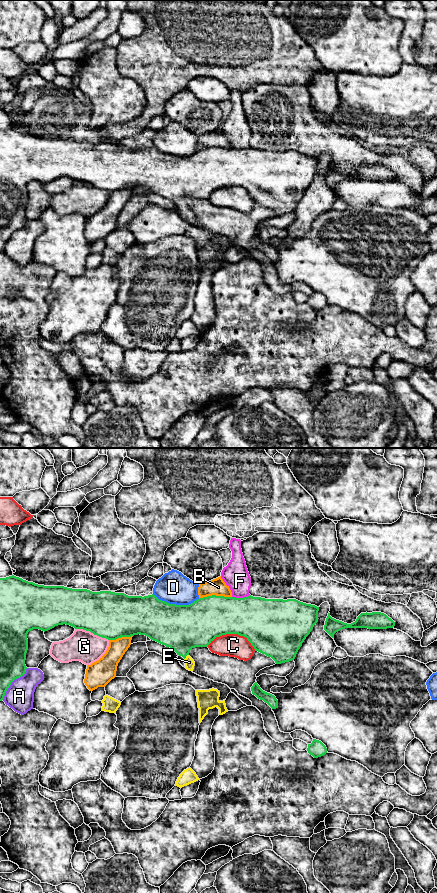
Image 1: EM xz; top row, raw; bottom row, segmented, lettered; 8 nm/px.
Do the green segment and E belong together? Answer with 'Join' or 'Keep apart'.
Join

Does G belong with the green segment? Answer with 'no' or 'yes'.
no

